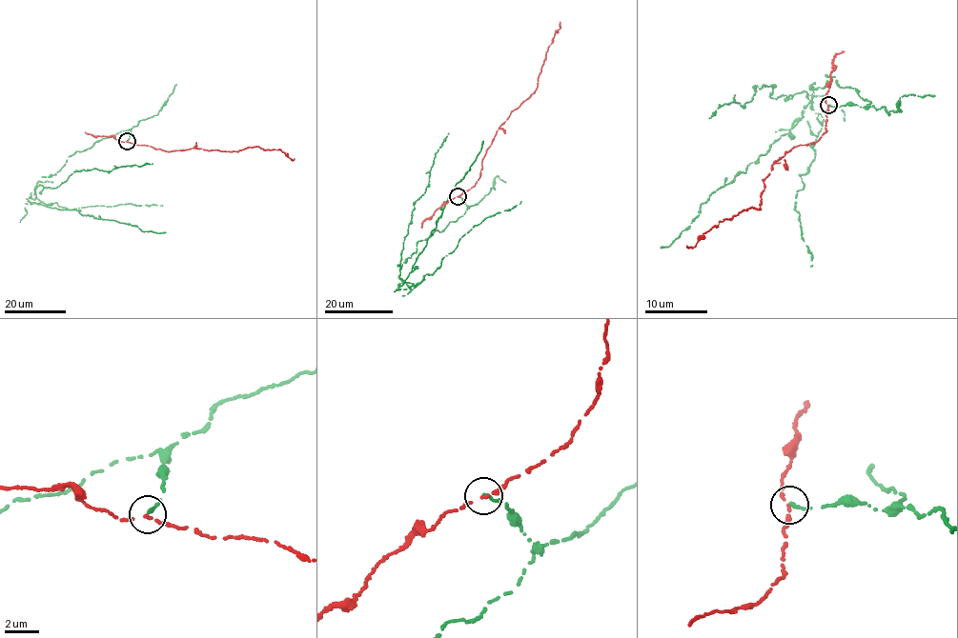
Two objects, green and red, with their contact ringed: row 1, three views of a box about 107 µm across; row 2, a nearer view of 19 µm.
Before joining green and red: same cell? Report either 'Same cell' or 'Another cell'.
Another cell

